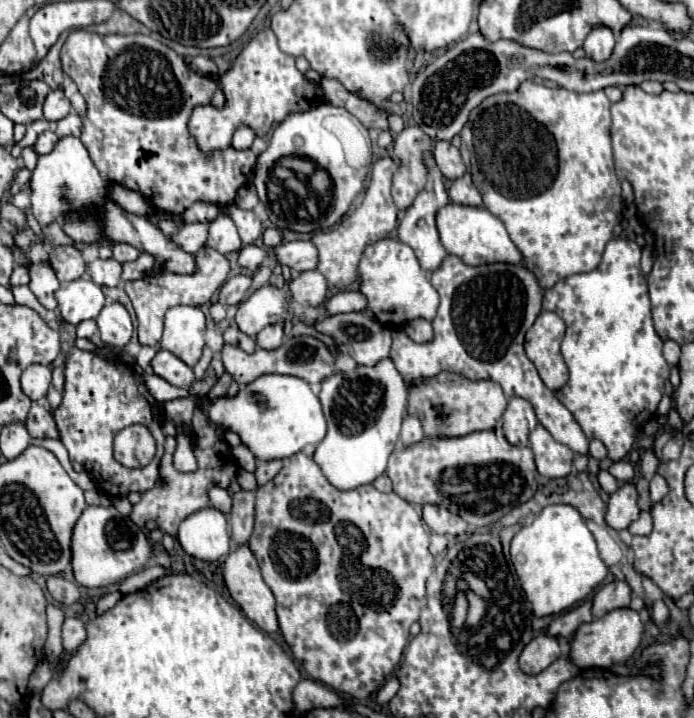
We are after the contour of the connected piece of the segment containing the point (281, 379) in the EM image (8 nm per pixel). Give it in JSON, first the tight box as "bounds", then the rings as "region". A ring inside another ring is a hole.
{"bounds":[207,374,327,460],"region":[[[267,374],[257,378],[255,382],[241,386],[235,398],[219,398],[207,408],[211,420],[219,426],[225,426],[241,436],[241,442],[255,454],[257,460],[277,460],[289,458],[301,452],[307,444],[319,444],[327,432],[327,422],[321,410],[319,398],[311,392],[311,386],[305,380],[297,380],[297,376],[281,376],[281,374]]]}

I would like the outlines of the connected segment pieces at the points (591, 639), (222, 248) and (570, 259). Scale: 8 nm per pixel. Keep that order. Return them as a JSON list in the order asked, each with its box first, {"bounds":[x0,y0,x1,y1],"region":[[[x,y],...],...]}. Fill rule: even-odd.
[{"bounds":[571,608,645,668],"region":[[[617,608],[609,614],[605,614],[603,618],[583,624],[577,630],[577,634],[573,638],[573,646],[571,646],[571,660],[579,668],[611,668],[613,664],[625,662],[627,658],[633,656],[633,652],[637,650],[637,646],[641,642],[643,630],[645,630],[645,624],[641,622],[641,616],[637,610]]]},{"bounds":[207,214,241,254],"region":[[[219,214],[211,224],[209,224],[209,236],[207,236],[207,246],[215,248],[221,254],[231,254],[241,250],[241,238],[237,234],[237,228],[233,220],[225,214]]]},{"bounds":[459,80,623,290],"region":[[[527,80],[517,92],[501,92],[485,98],[469,114],[461,130],[459,150],[483,196],[483,206],[505,224],[511,240],[523,254],[523,264],[545,290],[561,278],[597,268],[615,224],[621,222],[623,200],[621,182],[613,168],[609,106],[611,102],[601,90],[577,94]]]}]

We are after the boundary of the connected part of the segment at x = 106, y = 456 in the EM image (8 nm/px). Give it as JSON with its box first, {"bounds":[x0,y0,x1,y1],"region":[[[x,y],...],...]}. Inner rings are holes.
{"bounds":[53,348,165,496],"region":[[[73,348],[65,364],[63,402],[57,410],[53,410],[53,418],[69,458],[85,466],[99,492],[107,496],[127,496],[131,492],[147,492],[157,484],[159,460],[163,456],[165,442],[161,432],[161,406],[147,388],[135,380],[129,368],[107,362],[93,352]],[[133,424],[147,426],[157,442],[157,462],[149,462],[145,468],[127,468],[113,458],[115,434]]]}

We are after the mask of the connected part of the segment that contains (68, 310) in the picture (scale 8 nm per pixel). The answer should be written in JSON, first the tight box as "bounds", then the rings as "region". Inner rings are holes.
{"bounds":[57,278,105,326],"region":[[[77,278],[57,290],[57,302],[63,320],[77,326],[79,322],[91,320],[101,312],[105,304],[105,294],[95,282]]]}

